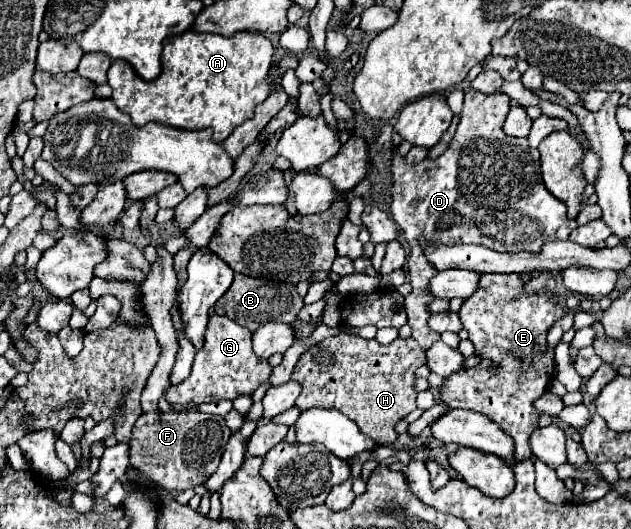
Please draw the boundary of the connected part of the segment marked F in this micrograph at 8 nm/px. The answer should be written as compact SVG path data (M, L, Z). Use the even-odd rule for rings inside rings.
M198 411L142 413L132 429L130 465L154 485L176 495L208 481L208 477L220 463L220 455L228 443L228 435L230 429L220 415L216 417Z

